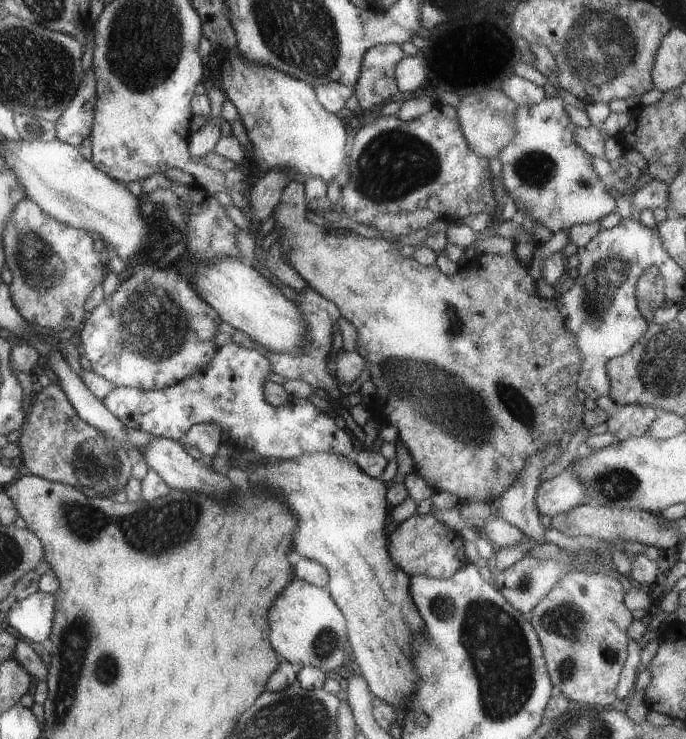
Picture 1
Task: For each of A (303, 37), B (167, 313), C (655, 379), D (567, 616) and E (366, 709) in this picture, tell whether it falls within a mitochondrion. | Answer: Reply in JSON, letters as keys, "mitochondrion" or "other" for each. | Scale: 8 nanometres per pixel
{"A":"mitochondrion","B":"mitochondrion","C":"mitochondrion","D":"mitochondrion","E":"other"}

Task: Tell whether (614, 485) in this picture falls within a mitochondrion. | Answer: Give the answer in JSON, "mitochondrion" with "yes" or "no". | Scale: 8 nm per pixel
{"mitochondrion":"yes"}

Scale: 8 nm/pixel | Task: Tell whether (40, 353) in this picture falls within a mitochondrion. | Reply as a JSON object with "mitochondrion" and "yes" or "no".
{"mitochondrion":"no"}

